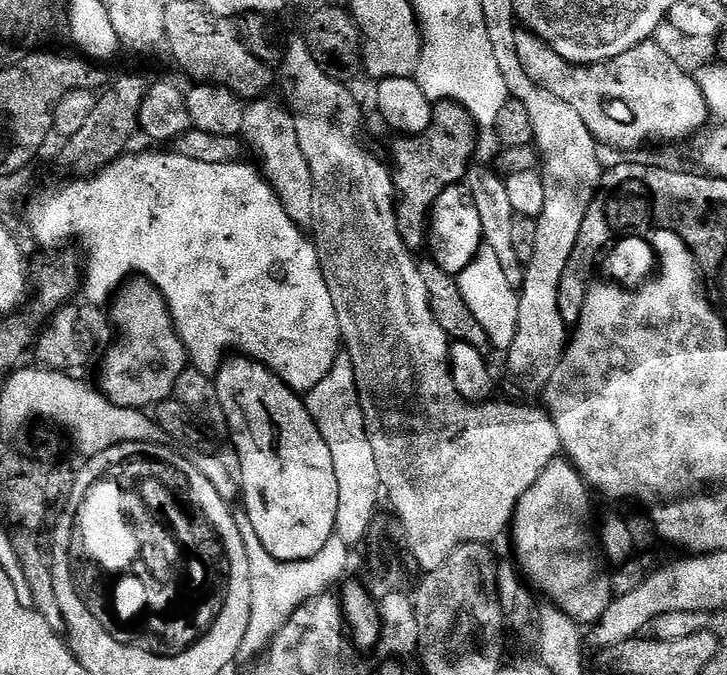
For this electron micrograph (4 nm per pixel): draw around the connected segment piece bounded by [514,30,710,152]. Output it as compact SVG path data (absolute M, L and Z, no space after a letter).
M518 30L514 34L514 50L518 50L518 62L522 62L530 82L574 106L601 145L609 144L624 152L632 152L651 140L687 141L710 120L708 103L695 75L687 76L679 62L656 43L639 44L626 54L597 64L571 64L533 32Z

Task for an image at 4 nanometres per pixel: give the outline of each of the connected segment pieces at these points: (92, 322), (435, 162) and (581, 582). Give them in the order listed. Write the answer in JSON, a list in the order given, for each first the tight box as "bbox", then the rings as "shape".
[{"bbox":[34,302,114,372],"shape":[[[69,302],[63,308],[56,309],[51,313],[48,325],[44,328],[44,333],[37,335],[34,340],[34,356],[36,352],[35,363],[42,368],[51,368],[53,372],[68,372],[76,370],[72,368],[84,368],[92,360],[92,355],[96,358],[103,357],[104,353],[112,347],[114,339],[114,325],[110,319],[109,313],[103,307],[87,302]]]},{"bbox":[390,100,476,253],"shape":[[[438,100],[433,103],[432,121],[426,131],[393,142],[390,171],[396,190],[396,221],[398,234],[402,234],[409,252],[419,253],[419,248],[427,245],[432,207],[438,202],[438,194],[465,179],[476,152],[476,132],[475,118],[458,102]]]},{"bbox":[510,458,605,626],"shape":[[[558,458],[538,474],[538,482],[522,494],[516,507],[516,518],[510,528],[510,536],[516,539],[516,556],[518,567],[528,580],[540,592],[545,592],[547,599],[563,610],[570,618],[581,625],[591,626],[604,613],[605,601],[592,596],[588,587],[592,584],[592,560],[588,555],[594,548],[594,540],[588,537],[588,492],[583,476],[567,459]]]}]

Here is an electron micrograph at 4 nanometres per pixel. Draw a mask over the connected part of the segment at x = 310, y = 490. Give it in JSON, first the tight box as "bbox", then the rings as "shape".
{"bbox":[214,354,338,562],"shape":[[[243,354],[237,355],[235,358],[237,360],[232,360],[233,358],[225,359],[224,363],[220,365],[220,369],[216,371],[214,379],[216,381],[216,397],[224,410],[226,428],[227,431],[232,431],[232,440],[236,443],[236,456],[240,459],[238,483],[242,493],[242,501],[244,500],[244,504],[242,504],[243,511],[248,513],[250,522],[254,522],[254,530],[257,532],[262,546],[266,546],[266,550],[270,550],[270,554],[274,554],[274,558],[278,558],[282,562],[309,560],[314,558],[314,554],[318,554],[318,550],[322,550],[322,546],[326,546],[326,542],[330,542],[330,538],[336,530],[338,474],[334,474],[334,458],[330,458],[330,446],[326,446],[326,438],[322,438],[322,434],[318,430],[314,418],[309,414],[308,405],[302,399],[301,393],[295,392],[290,386],[286,386],[286,382],[279,380],[265,364],[250,360]]]}

